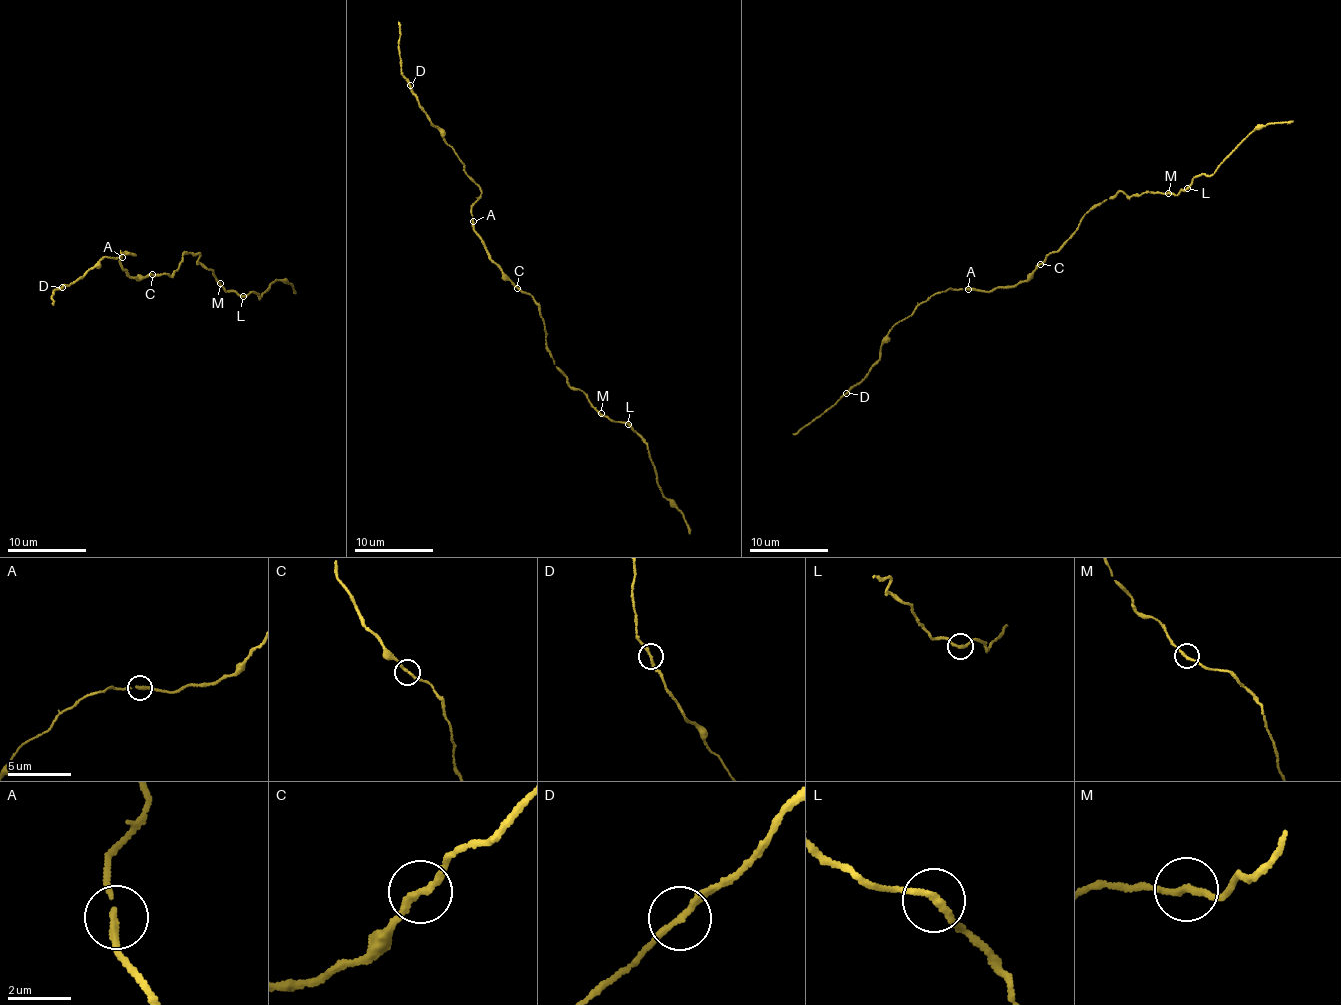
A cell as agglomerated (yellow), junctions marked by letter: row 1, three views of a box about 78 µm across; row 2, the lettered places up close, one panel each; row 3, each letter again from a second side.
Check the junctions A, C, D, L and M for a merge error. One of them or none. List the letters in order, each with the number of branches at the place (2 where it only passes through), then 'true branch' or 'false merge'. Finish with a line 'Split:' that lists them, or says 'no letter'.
A: 2 branches meet; true branch
C: 2 branches meet; true branch
D: 2 branches meet; true branch
L: 2 branches meet; true branch
M: 2 branches meet; true branch
Split: no letter

